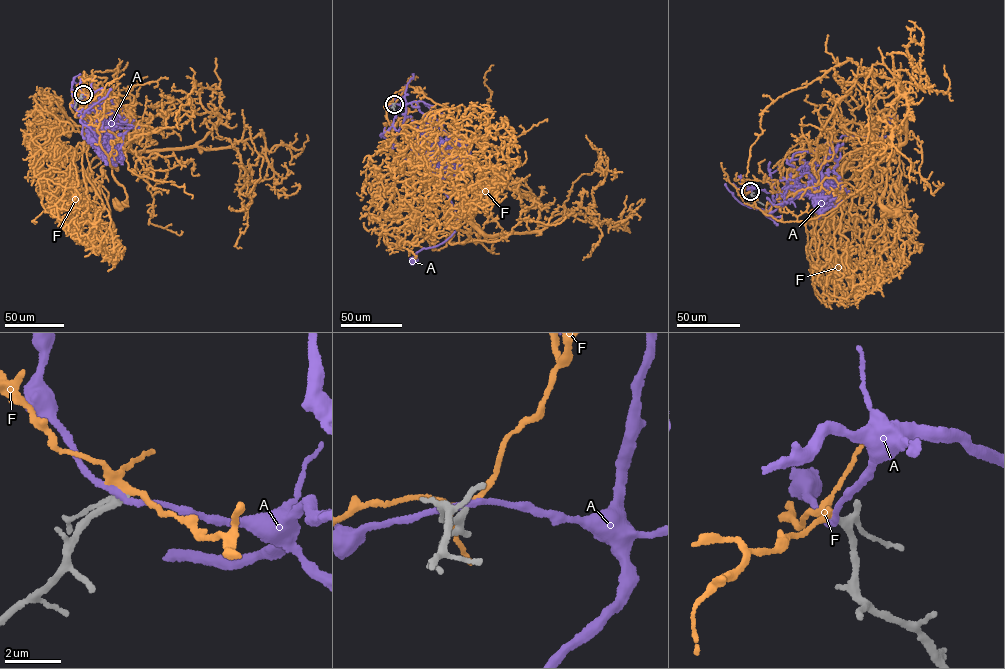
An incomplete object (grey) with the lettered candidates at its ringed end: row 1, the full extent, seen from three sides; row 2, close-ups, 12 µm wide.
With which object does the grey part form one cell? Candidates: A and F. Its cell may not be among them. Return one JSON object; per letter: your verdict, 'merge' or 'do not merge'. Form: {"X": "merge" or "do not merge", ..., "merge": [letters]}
{"A": "do not merge", "F": "do not merge", "merge": []}

